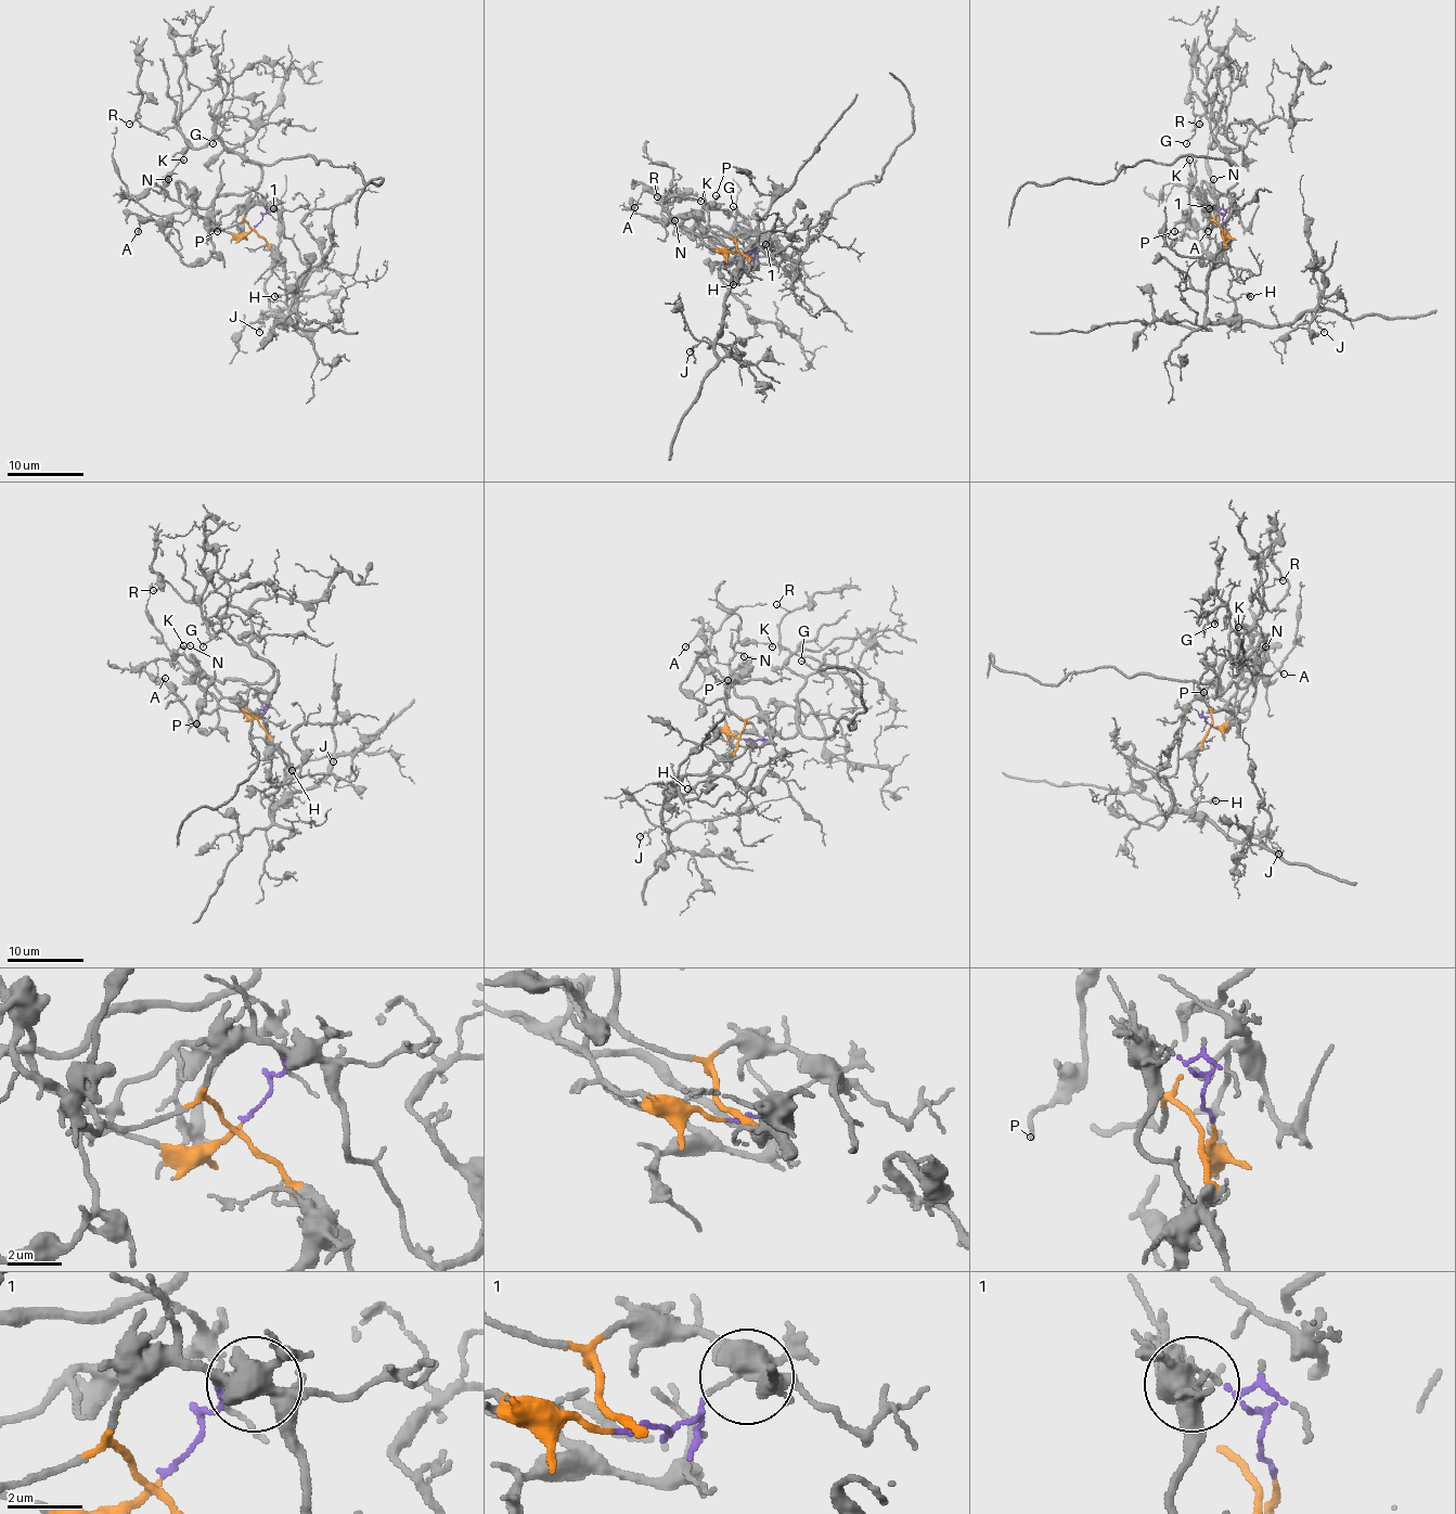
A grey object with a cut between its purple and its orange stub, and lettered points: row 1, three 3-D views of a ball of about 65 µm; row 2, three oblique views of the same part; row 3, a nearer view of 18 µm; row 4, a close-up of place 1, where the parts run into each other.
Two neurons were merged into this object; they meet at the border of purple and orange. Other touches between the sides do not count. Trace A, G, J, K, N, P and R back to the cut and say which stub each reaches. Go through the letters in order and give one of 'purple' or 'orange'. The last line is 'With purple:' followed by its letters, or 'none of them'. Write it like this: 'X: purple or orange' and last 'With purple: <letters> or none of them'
A: orange
G: orange
J: purple
K: orange
N: orange
P: orange
R: orange
With purple: J

